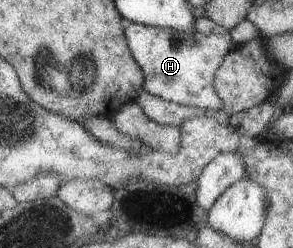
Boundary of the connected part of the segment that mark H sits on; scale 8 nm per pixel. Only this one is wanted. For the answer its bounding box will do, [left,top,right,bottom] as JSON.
[123,17,233,110]

